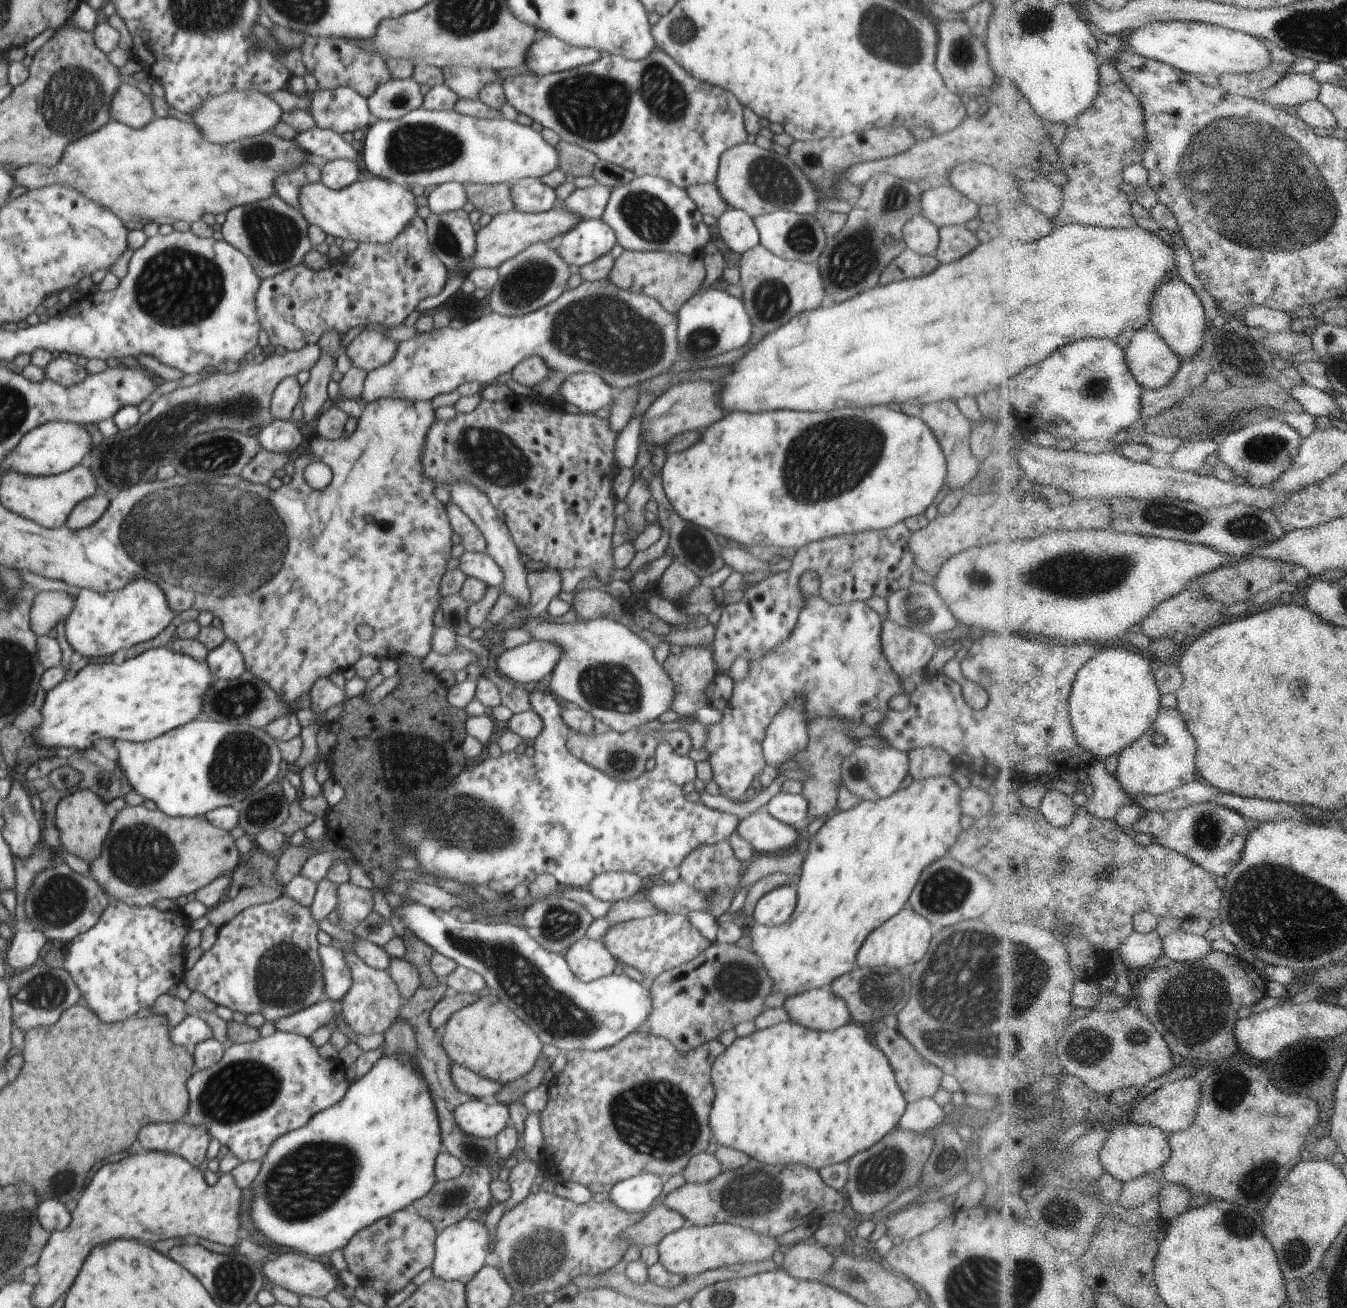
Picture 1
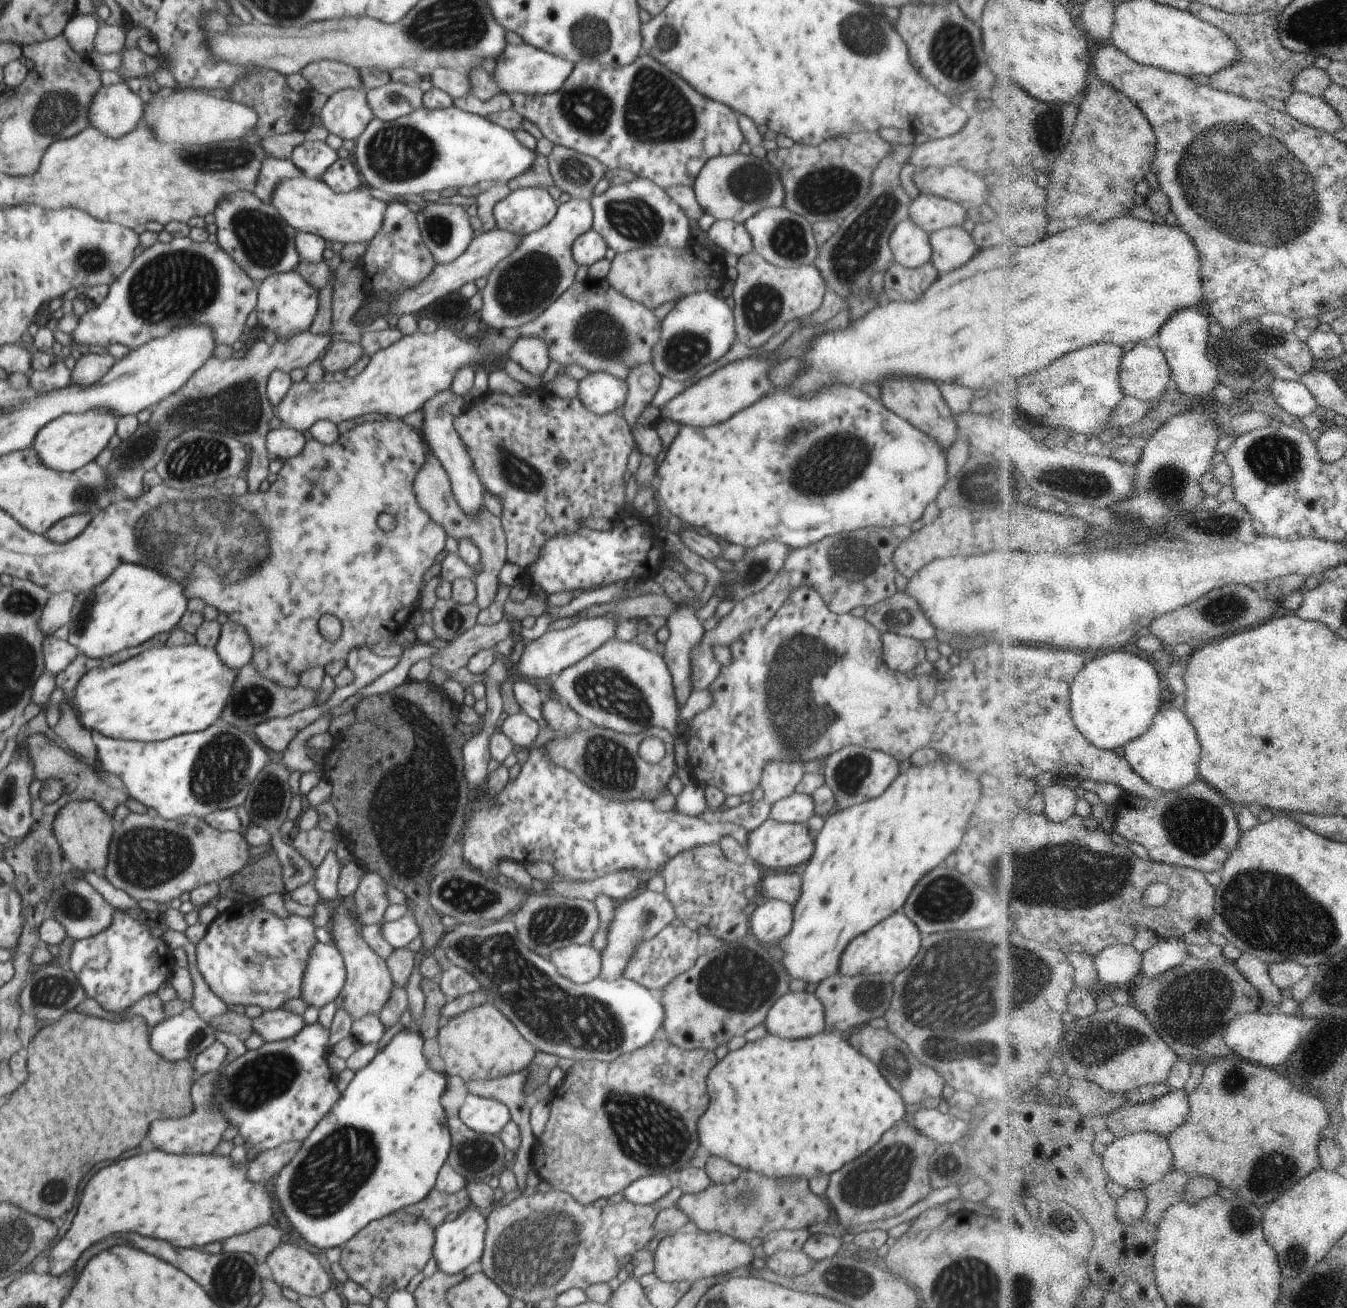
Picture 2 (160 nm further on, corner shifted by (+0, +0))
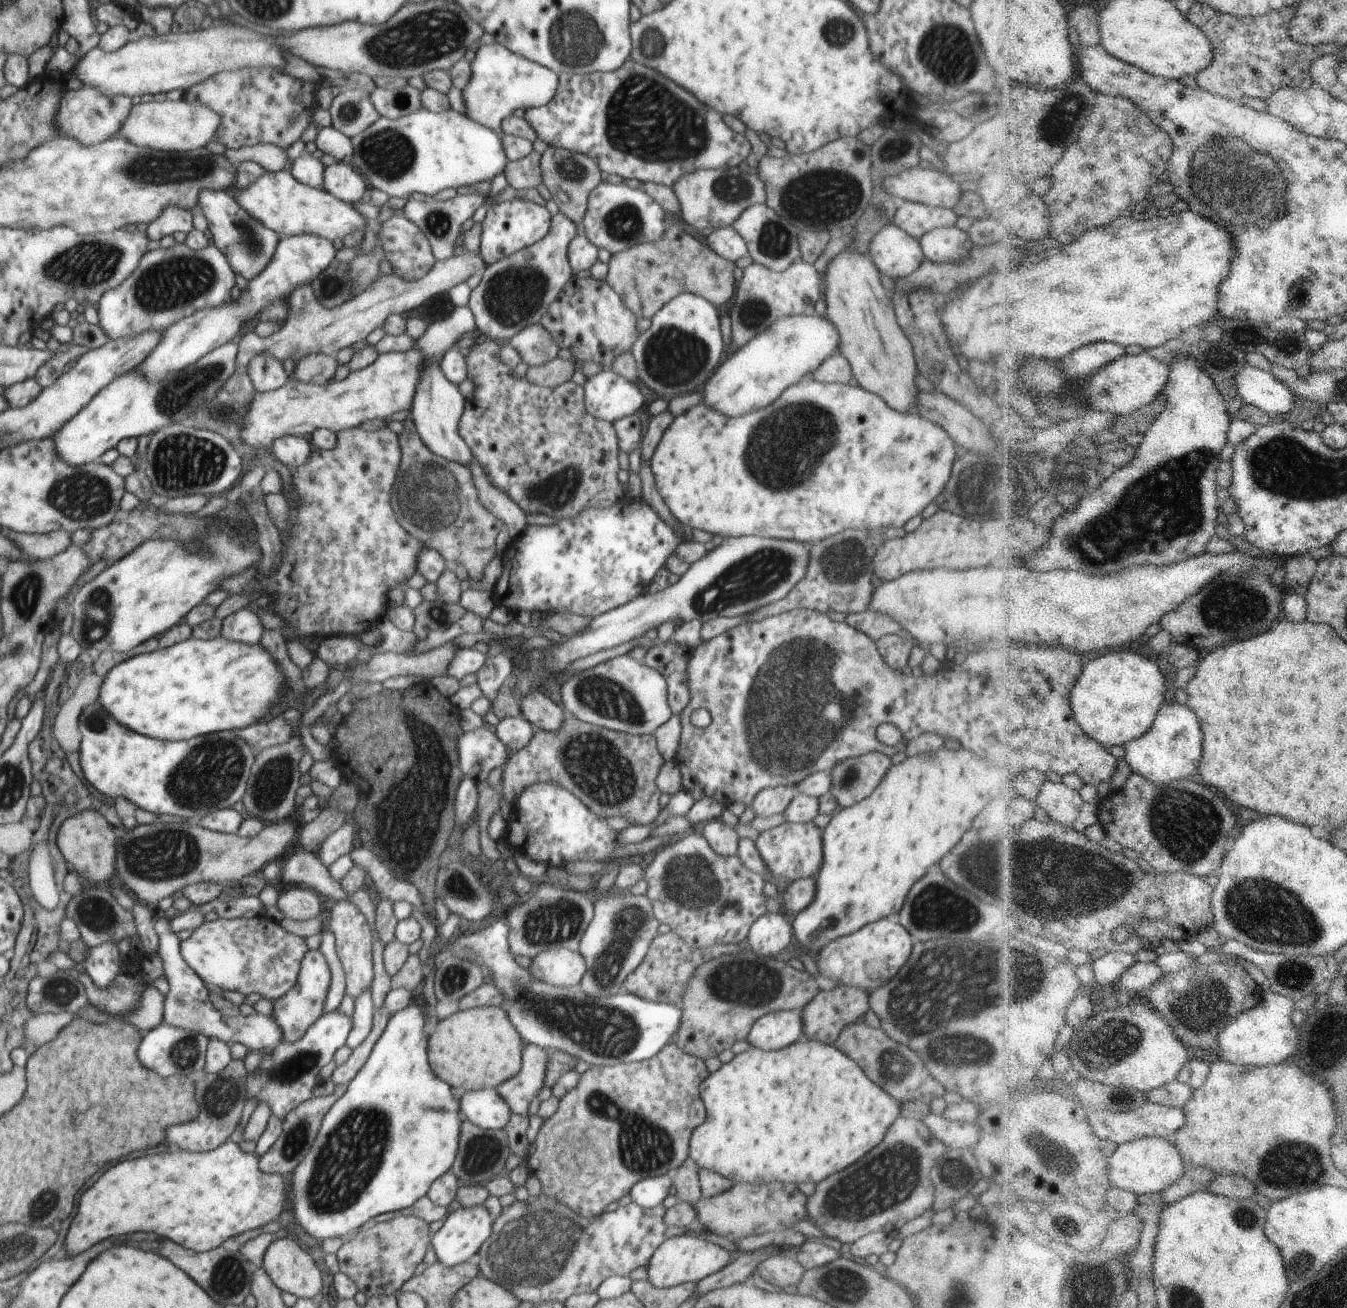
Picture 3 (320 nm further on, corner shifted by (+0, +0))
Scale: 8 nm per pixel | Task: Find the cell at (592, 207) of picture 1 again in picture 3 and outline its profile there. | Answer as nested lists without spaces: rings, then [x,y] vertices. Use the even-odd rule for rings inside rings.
[[[559,212],[551,218],[549,231],[542,240],[485,268],[481,282],[471,290],[467,304],[481,335],[499,342],[509,341],[526,327],[541,322],[541,318],[554,308],[559,292],[566,288],[573,274],[567,248],[578,232],[574,222]]]

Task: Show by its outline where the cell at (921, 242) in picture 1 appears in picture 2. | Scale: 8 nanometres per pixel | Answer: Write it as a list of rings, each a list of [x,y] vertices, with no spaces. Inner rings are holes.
[[[910,219],[903,220],[890,233],[889,247],[895,263],[907,269],[915,269],[931,260],[929,234]]]

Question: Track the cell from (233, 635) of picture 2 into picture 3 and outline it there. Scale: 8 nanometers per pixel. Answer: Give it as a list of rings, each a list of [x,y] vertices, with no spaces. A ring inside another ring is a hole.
[[[239,609],[223,620],[221,635],[226,640],[256,644],[261,642],[263,626],[254,611]]]

